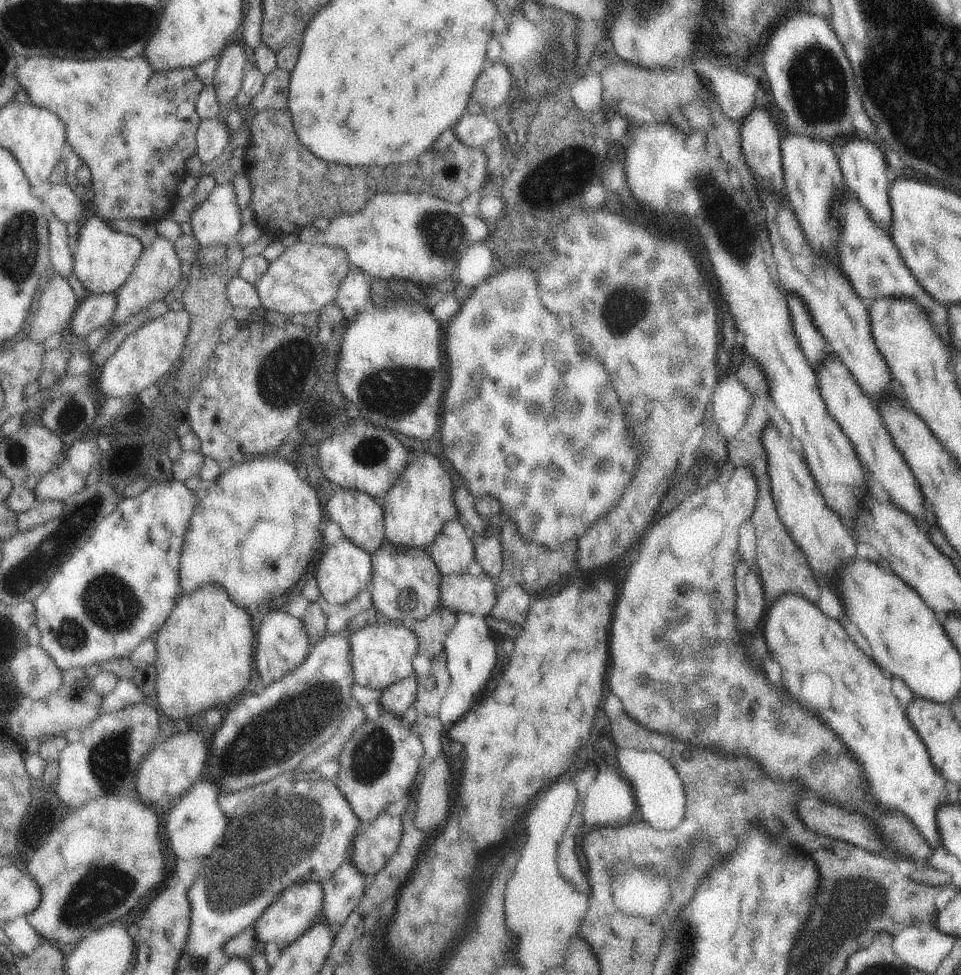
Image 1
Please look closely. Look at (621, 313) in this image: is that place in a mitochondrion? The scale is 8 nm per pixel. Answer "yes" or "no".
yes

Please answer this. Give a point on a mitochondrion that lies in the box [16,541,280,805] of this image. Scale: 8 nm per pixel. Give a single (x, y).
(111, 608)

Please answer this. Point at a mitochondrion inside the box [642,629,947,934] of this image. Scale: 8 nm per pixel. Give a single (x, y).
(866, 897)

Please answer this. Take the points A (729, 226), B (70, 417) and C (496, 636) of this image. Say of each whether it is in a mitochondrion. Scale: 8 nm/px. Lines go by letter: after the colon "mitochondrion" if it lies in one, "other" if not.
A: mitochondrion
B: mitochondrion
C: other

